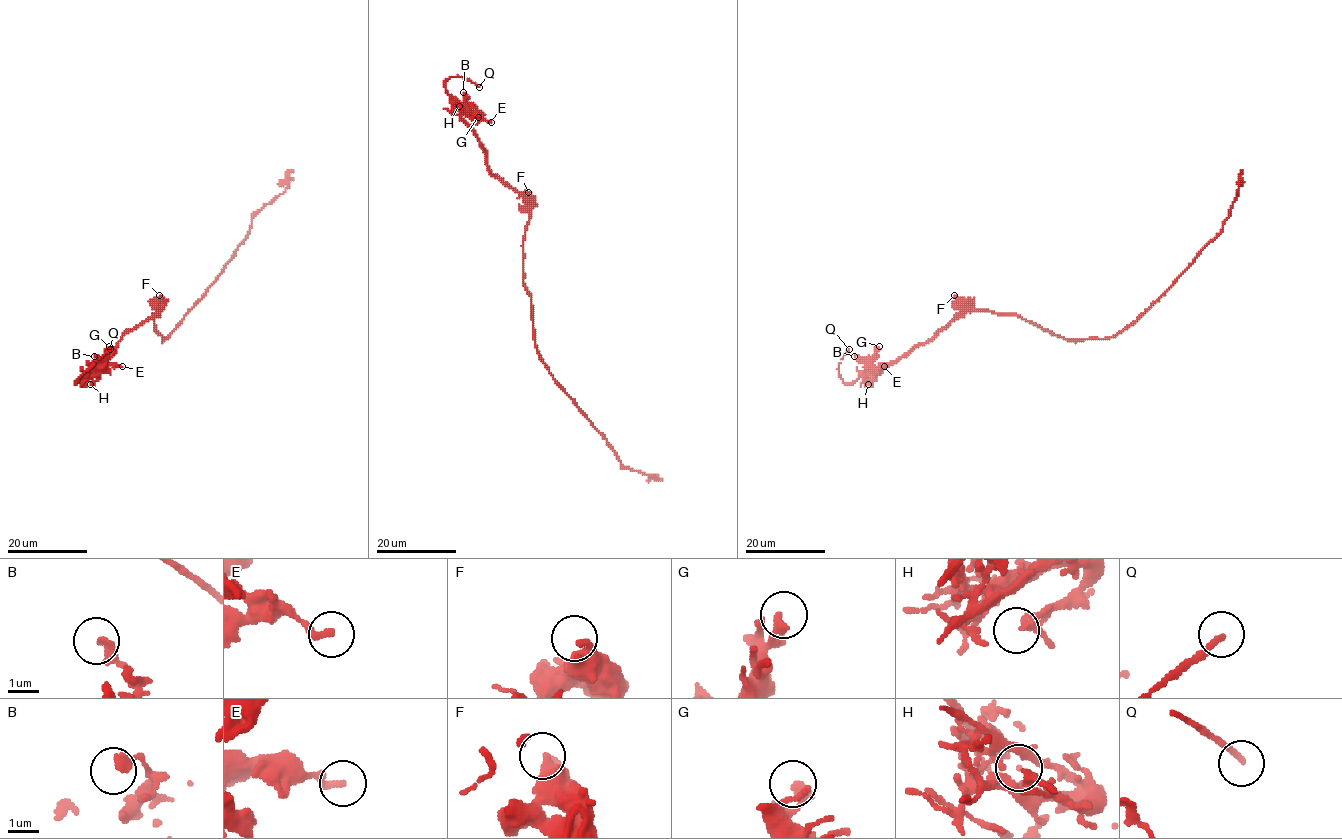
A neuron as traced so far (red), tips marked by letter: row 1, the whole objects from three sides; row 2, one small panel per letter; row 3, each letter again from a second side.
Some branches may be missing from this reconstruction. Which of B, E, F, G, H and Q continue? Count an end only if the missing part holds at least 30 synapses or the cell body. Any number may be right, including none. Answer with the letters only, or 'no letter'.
Q

